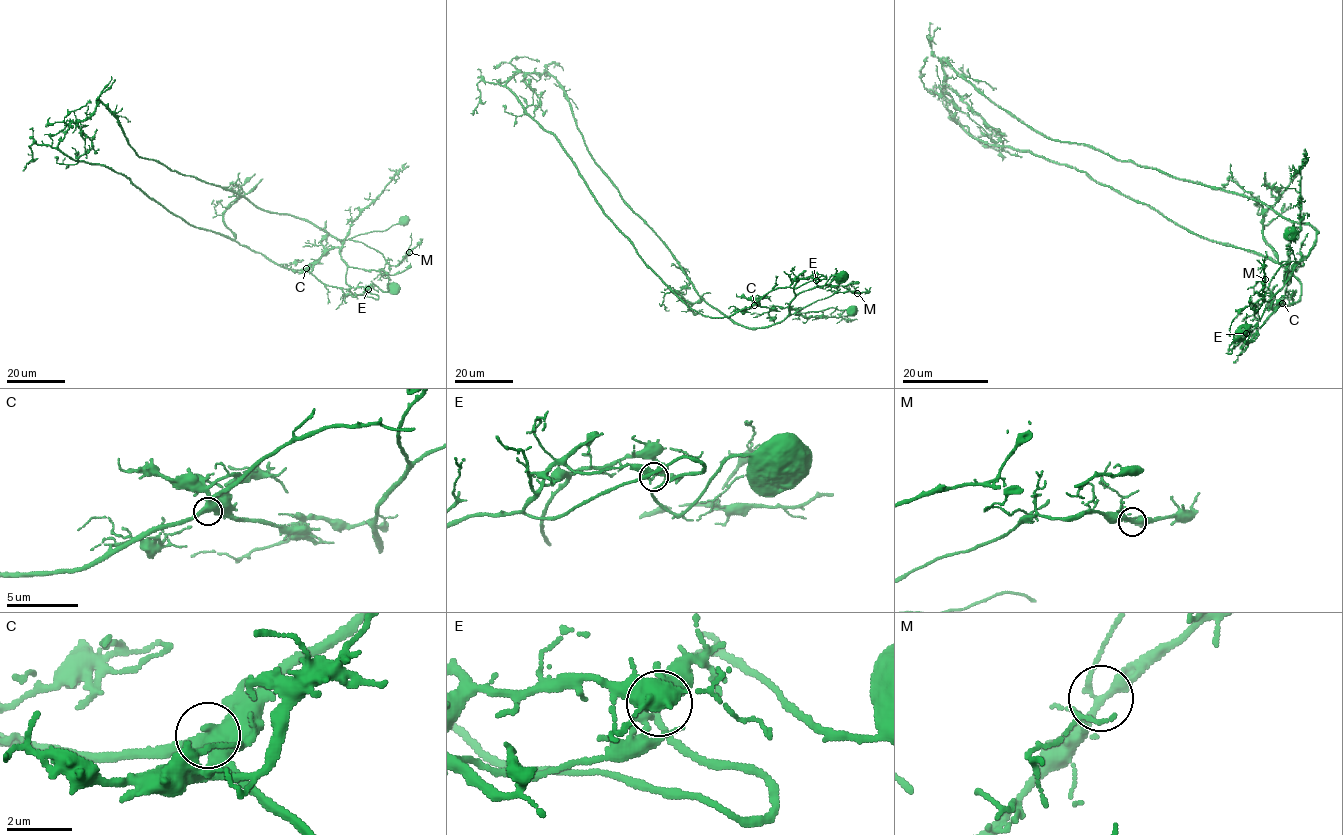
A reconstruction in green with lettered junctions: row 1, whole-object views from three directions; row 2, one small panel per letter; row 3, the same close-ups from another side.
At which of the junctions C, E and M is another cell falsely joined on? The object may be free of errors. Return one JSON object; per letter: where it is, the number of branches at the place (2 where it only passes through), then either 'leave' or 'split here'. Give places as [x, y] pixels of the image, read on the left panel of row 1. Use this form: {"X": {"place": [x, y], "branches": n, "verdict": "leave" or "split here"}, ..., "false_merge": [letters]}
{"C": {"place": [306, 268], "branches": 2, "verdict": "leave"}, "E": {"place": [368, 289], "branches": 2, "verdict": "split here"}, "M": {"place": [409, 252], "branches": 3, "verdict": "leave"}, "false_merge": ["E"]}

